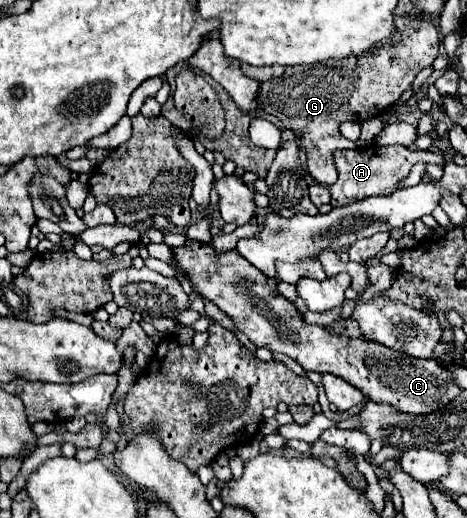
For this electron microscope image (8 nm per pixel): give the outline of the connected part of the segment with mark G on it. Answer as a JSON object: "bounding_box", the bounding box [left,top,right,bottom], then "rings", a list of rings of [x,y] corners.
{"bounding_box":[257,16,439,184],"rings":[[[401,16],[395,22],[397,26],[397,38],[385,44],[379,44],[375,52],[365,52],[365,56],[349,56],[349,60],[329,62],[329,64],[315,64],[315,66],[289,66],[281,76],[261,82],[257,92],[257,104],[267,114],[279,118],[285,128],[289,128],[297,138],[299,144],[307,150],[307,172],[319,182],[319,184],[335,184],[337,180],[337,168],[333,162],[333,136],[339,138],[339,124],[345,120],[351,122],[365,122],[369,118],[379,116],[389,106],[393,106],[401,94],[413,84],[415,76],[433,64],[439,50],[439,34],[431,20],[421,16]]]}

